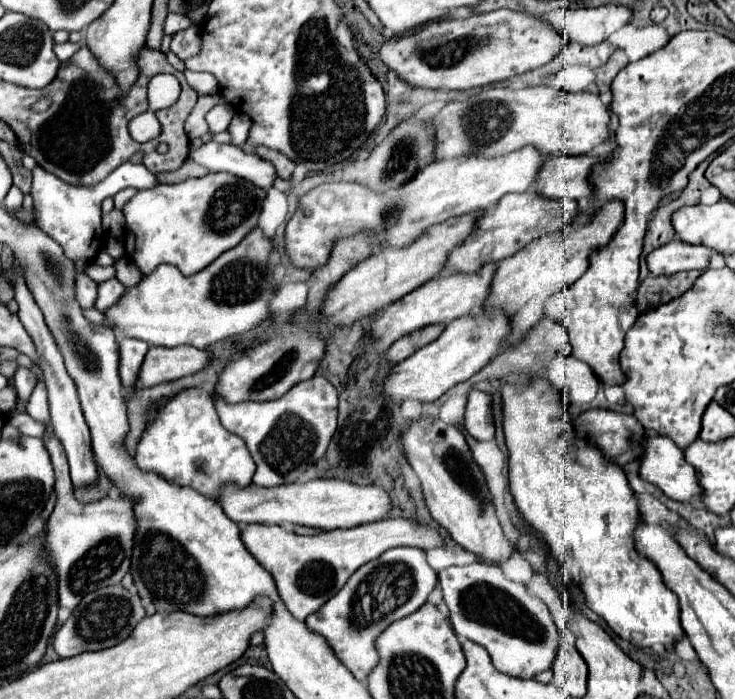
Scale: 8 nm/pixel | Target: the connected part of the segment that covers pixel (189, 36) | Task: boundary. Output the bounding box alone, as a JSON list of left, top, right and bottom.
[170,26,200,60]

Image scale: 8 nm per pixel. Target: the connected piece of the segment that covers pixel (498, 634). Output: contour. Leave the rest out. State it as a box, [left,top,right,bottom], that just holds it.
[438,562,562,678]

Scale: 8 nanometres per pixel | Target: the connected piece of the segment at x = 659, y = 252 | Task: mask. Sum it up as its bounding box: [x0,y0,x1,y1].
[646,240,712,276]

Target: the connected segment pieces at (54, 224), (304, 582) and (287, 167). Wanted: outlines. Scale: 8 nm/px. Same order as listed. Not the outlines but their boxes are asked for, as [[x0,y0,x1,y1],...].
[[32,162,157,264],[242,518,442,620],[256,146,296,180]]

